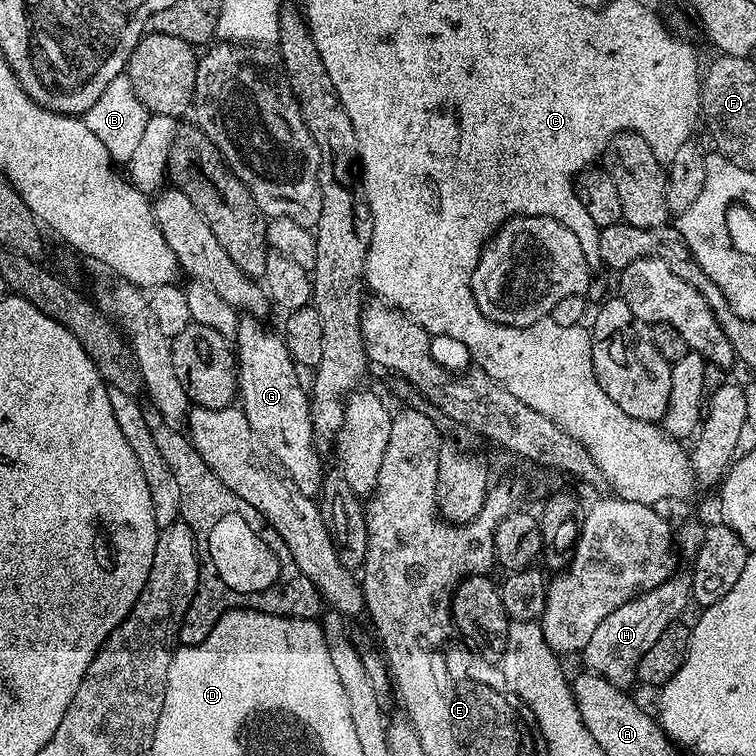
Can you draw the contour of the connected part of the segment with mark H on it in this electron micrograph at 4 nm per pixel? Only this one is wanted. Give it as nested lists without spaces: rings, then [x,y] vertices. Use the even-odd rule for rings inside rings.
[[[673,575],[649,592],[641,592],[630,602],[618,606],[614,614],[606,614],[606,618],[602,618],[598,630],[590,634],[590,642],[586,642],[582,650],[582,657],[584,656],[585,662],[588,663],[585,665],[591,671],[600,673],[617,686],[628,686],[628,683],[636,680],[636,667],[642,654],[646,654],[646,650],[650,650],[650,646],[658,642],[658,637],[662,630],[666,630],[666,626],[681,619],[680,611],[690,604],[689,577],[680,575]]]

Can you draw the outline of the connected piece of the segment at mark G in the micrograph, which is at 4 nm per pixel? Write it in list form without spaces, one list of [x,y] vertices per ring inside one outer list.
[[[244,318],[236,325],[236,335],[234,337],[234,351],[237,355],[236,366],[238,369],[238,404],[244,409],[246,418],[258,434],[258,438],[264,440],[264,445],[278,458],[278,462],[290,474],[294,486],[302,490],[302,494],[315,497],[319,493],[320,485],[324,483],[326,469],[320,465],[320,456],[315,452],[312,439],[312,405],[309,393],[300,385],[301,373],[298,366],[292,361],[290,350],[286,346],[283,335],[271,332],[264,324],[259,324],[259,319]]]

